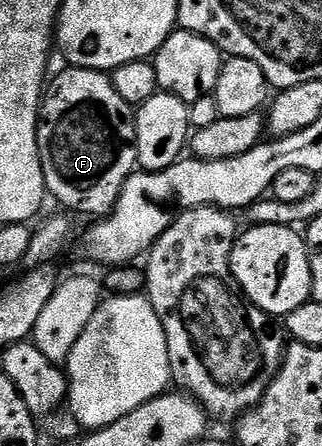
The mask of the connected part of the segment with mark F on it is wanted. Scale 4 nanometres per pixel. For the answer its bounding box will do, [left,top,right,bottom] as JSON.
[37,67,138,219]

